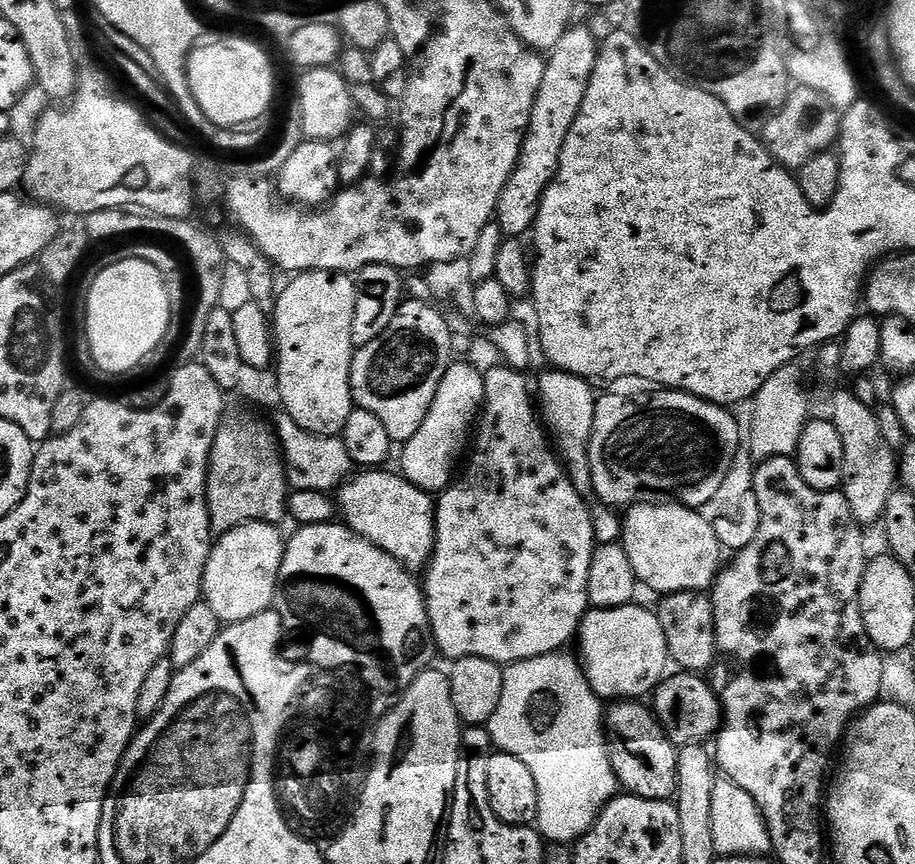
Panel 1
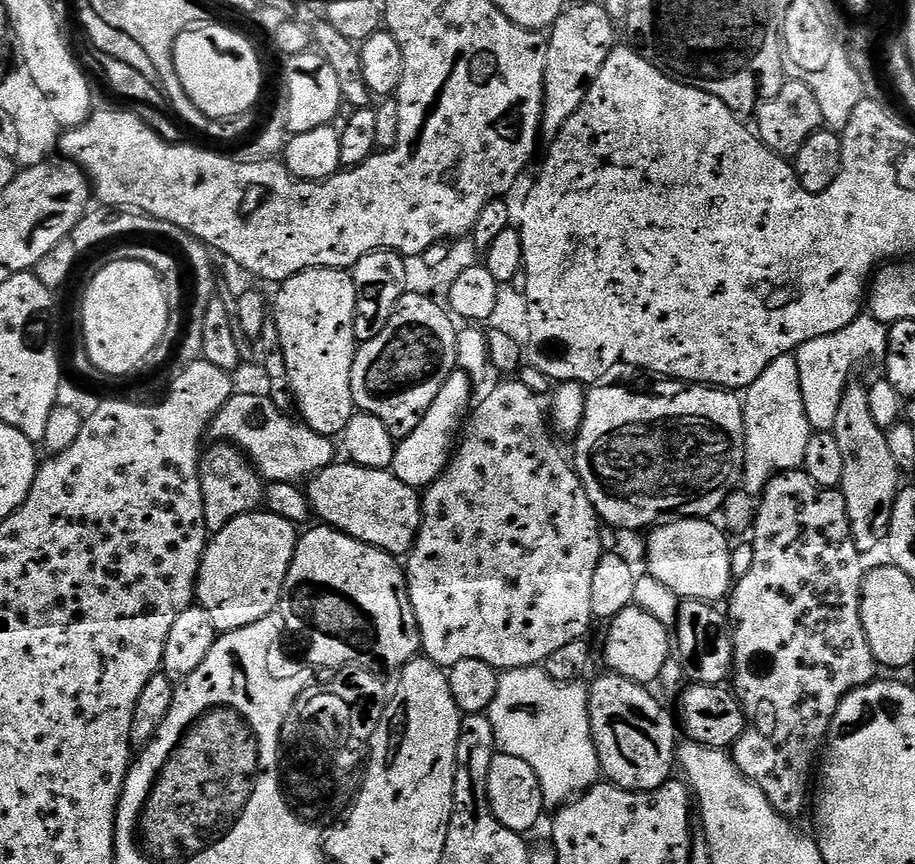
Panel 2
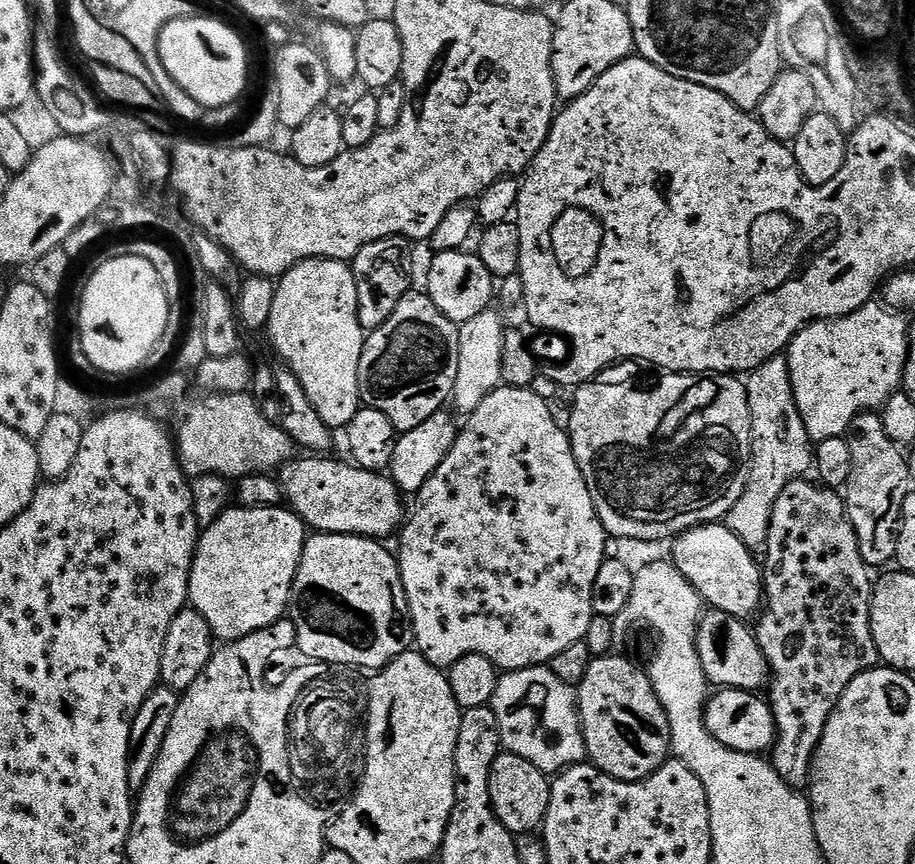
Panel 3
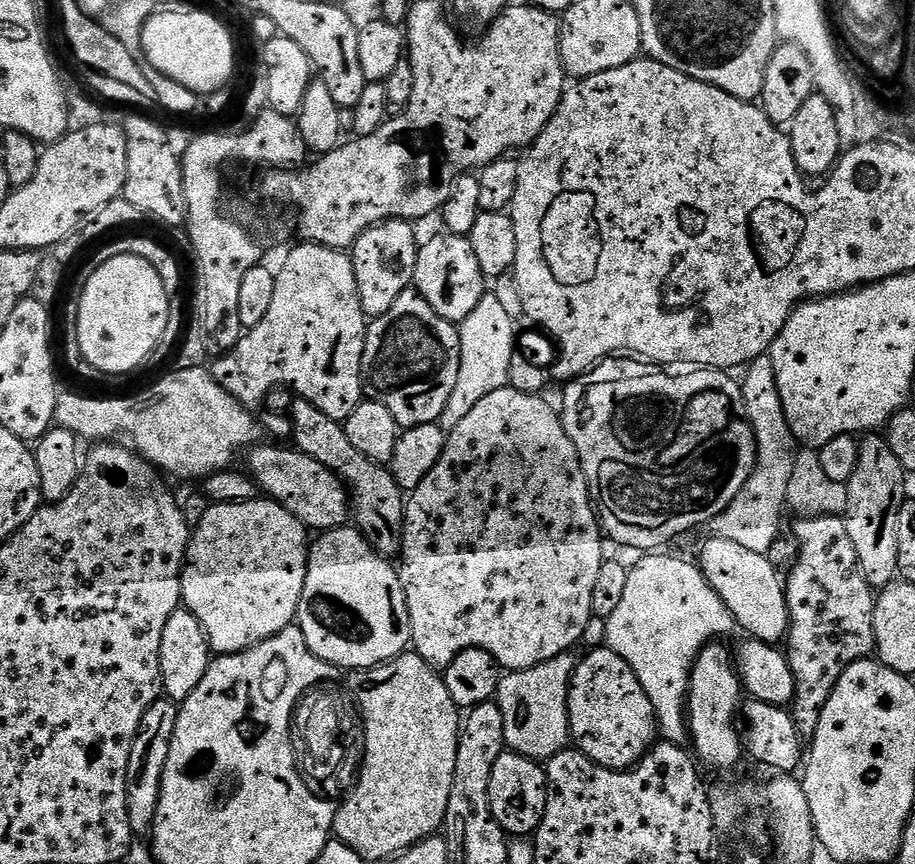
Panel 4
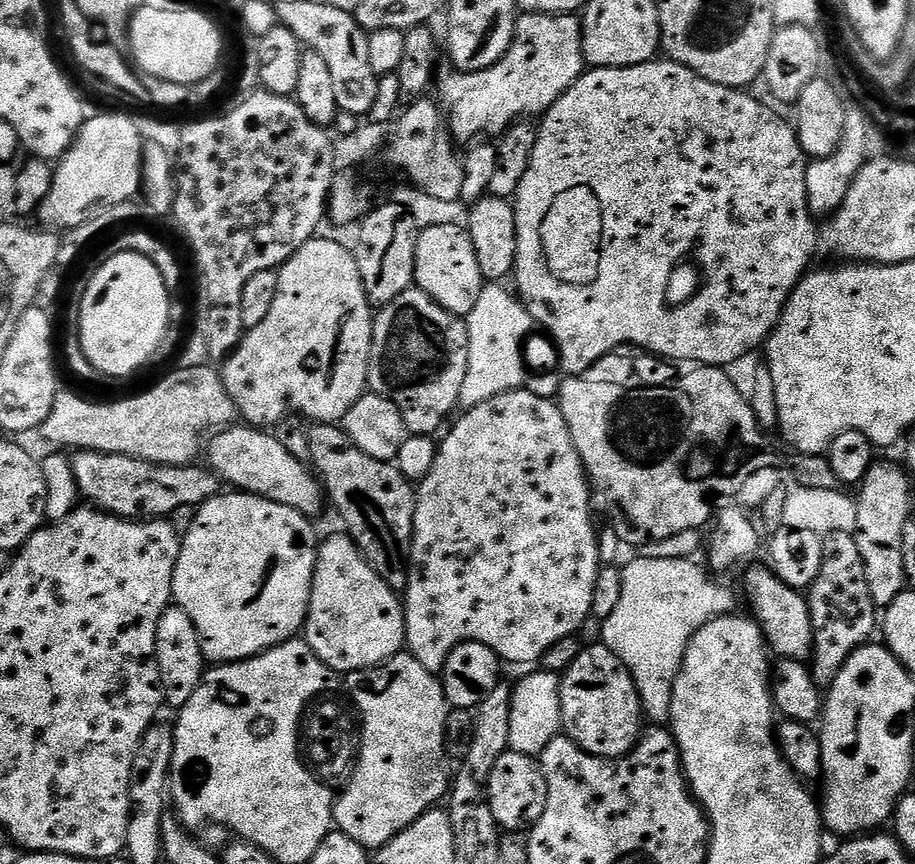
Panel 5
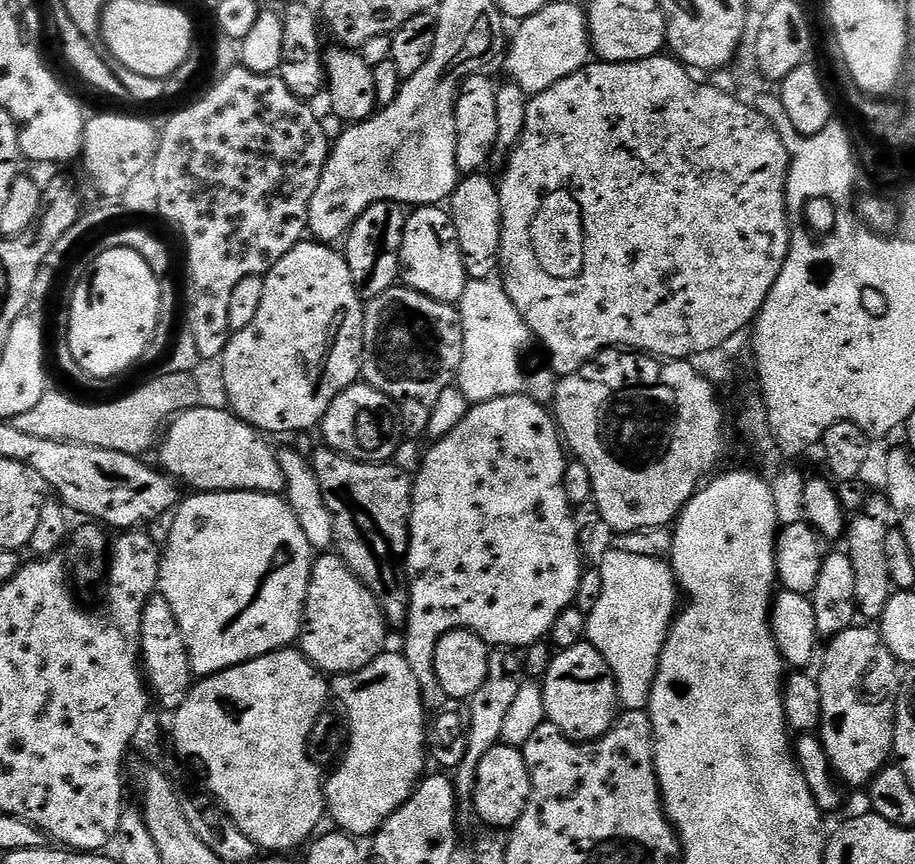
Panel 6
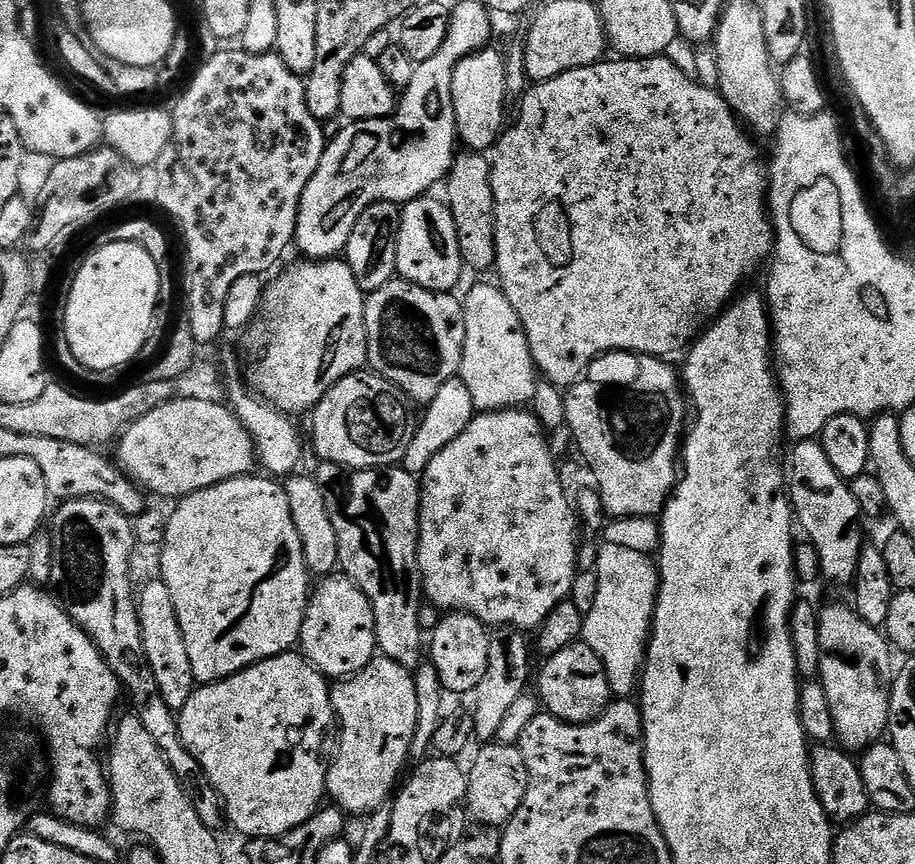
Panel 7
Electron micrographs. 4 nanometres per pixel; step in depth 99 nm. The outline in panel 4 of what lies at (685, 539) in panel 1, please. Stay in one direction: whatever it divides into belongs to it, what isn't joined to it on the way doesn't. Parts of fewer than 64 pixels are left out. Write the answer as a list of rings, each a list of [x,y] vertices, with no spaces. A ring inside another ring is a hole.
[[[726,538],[705,539],[703,543],[700,548],[698,567],[718,594],[718,598],[726,604],[730,614],[736,619],[737,625],[741,629],[745,628],[748,631],[745,633],[753,640],[764,640],[768,644],[779,643],[787,635],[788,607],[785,604],[783,579],[776,572],[777,565],[768,556],[754,554],[754,550],[745,550],[735,542],[726,542]]]

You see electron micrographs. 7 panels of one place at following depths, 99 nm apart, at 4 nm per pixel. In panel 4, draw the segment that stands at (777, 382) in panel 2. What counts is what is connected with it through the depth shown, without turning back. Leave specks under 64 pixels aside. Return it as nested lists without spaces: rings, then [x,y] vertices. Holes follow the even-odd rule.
[[[765,354],[747,365],[748,372],[742,379],[744,389],[744,414],[752,423],[756,439],[756,465],[742,490],[706,525],[707,539],[726,538],[726,542],[735,542],[745,550],[754,550],[754,554],[768,556],[773,544],[780,536],[780,518],[787,507],[787,492],[792,472],[794,472],[798,445],[793,432],[786,422],[785,411],[778,395],[774,380],[774,368],[771,355]]]

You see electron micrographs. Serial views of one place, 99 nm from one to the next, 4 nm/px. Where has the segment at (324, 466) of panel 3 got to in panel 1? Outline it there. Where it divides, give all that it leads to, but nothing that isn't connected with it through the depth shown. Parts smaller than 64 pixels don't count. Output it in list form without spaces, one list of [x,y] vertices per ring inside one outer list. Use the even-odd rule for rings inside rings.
[[[388,470],[357,471],[340,485],[334,503],[343,523],[356,535],[390,554],[390,558],[404,565],[409,572],[423,573],[436,548],[436,506],[433,497],[404,479],[403,475],[384,471]]]

